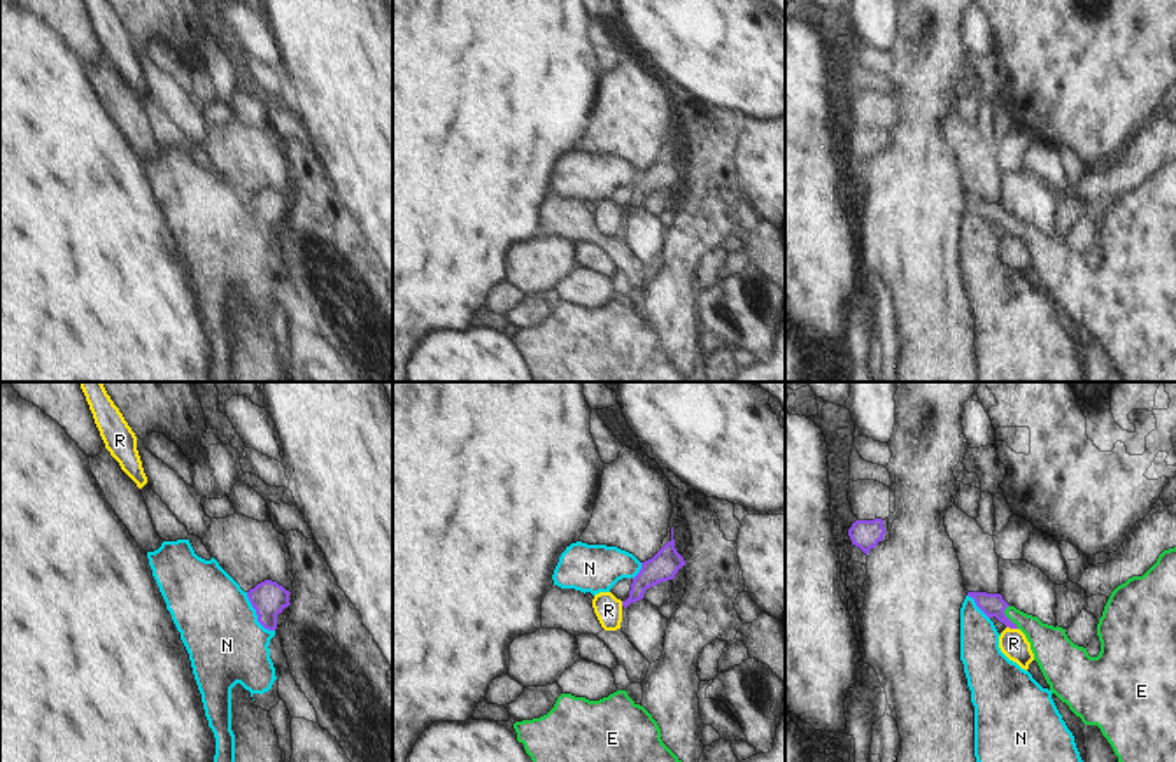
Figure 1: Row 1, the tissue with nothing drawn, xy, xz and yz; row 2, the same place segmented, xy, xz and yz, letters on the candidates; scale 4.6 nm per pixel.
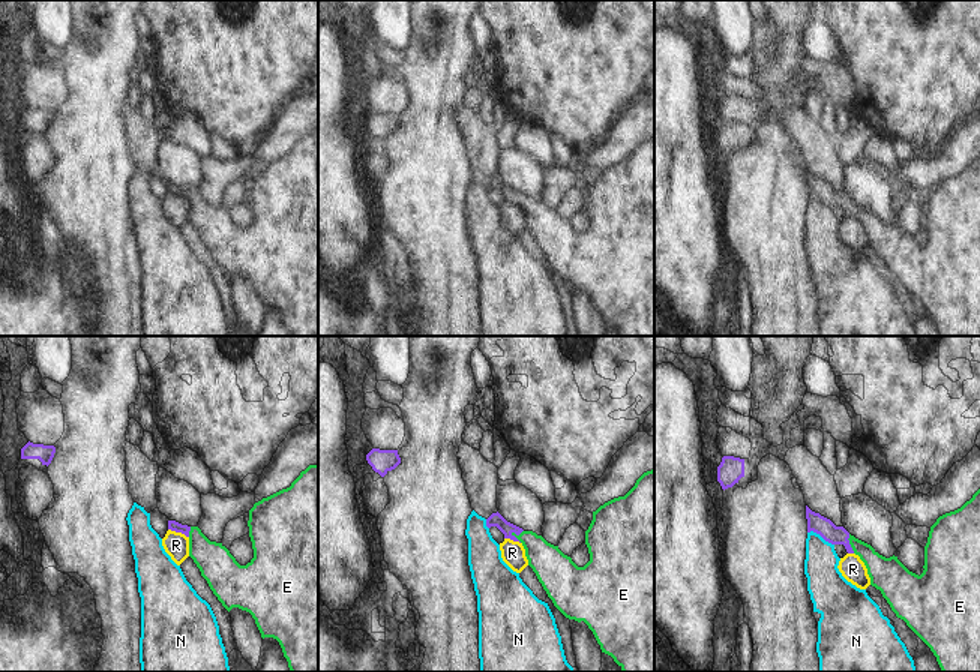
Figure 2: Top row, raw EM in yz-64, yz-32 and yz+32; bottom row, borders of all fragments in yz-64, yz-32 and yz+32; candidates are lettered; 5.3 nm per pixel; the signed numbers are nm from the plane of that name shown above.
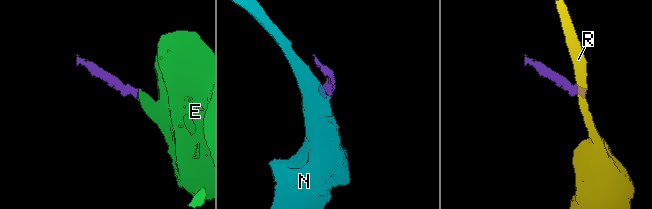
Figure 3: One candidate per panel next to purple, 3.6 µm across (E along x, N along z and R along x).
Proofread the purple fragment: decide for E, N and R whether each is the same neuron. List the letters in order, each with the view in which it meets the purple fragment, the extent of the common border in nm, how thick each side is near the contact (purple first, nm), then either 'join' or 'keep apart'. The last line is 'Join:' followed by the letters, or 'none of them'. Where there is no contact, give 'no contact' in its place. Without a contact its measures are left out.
E: contact in yz; length 120 nm; calibres 110 and 180 nm; join
N: contact in xy; length 220 nm; calibres 160 and 360 nm; keep apart
R: contact in yz; length 60 nm; calibres 110 and 130 nm; keep apart
Join: E

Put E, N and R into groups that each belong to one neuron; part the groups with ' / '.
E / N / R

